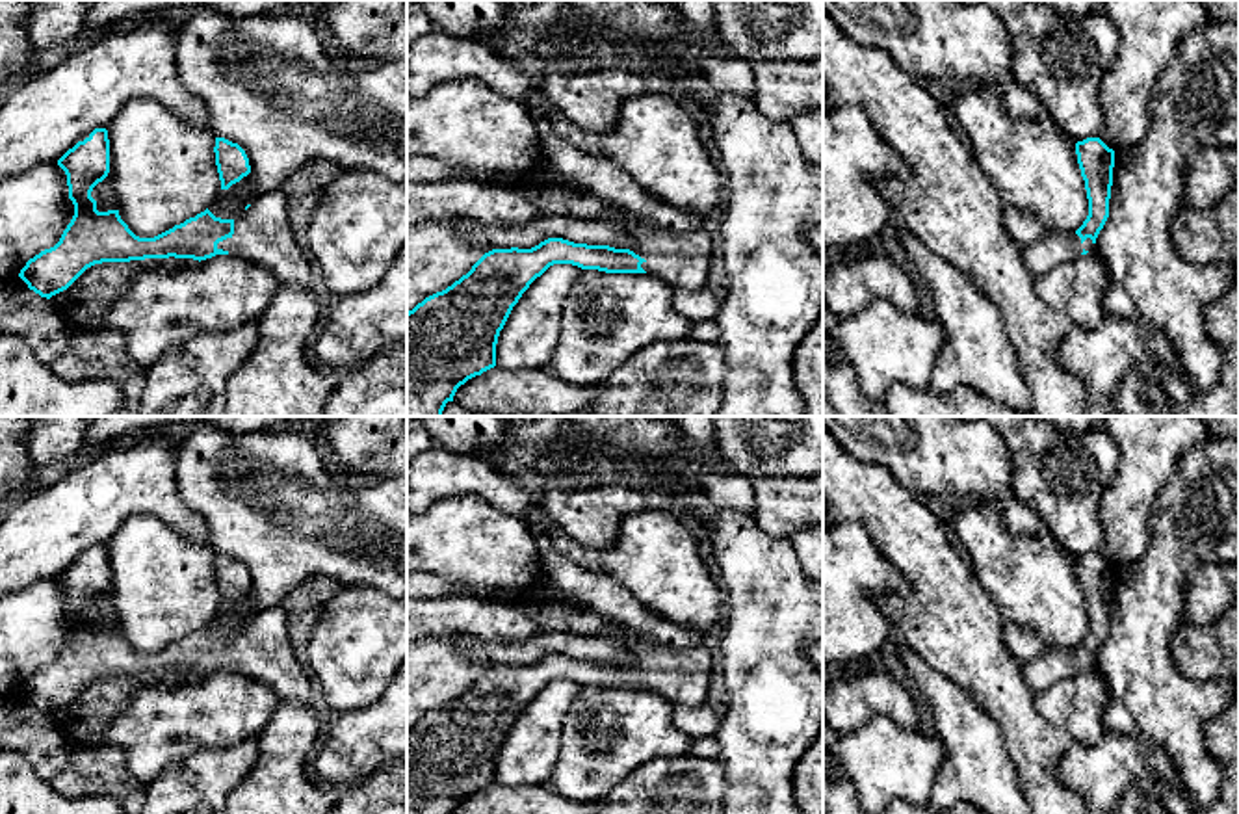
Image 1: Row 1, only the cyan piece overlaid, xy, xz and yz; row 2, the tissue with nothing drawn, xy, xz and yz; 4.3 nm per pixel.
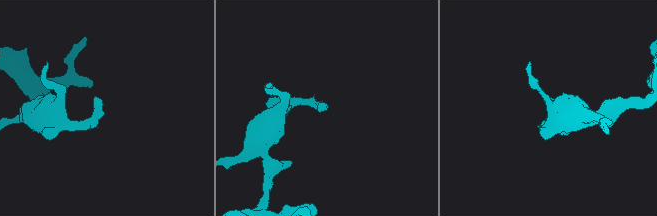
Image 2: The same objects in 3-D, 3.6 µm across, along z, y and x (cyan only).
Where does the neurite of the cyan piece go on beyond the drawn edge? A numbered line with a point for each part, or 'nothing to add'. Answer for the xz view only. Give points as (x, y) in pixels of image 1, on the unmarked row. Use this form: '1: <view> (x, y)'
1: xz (682, 675)

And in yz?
1: yz (1054, 666)

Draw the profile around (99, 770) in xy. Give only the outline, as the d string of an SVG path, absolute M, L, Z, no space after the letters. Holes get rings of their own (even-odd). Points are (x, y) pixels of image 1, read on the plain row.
M111 743L69 749L65 766L50 784L67 797L113 797L124 814L139 814L147 795L147 786L130 773L123 751Z

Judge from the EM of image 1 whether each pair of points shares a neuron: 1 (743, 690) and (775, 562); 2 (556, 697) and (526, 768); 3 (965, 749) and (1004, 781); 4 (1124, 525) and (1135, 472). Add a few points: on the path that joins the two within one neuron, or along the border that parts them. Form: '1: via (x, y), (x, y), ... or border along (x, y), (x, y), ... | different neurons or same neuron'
1: via (764, 658), (768, 593) | same neuron
2: via (545, 714), (530, 751) | same neuron
3: via (974, 759), (994, 779) | same neuron
4: via (1124, 512), (1135, 485) | same neuron

